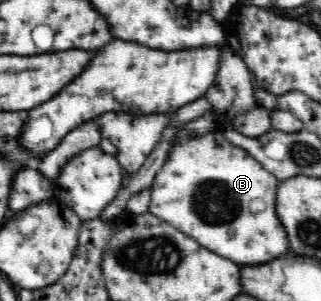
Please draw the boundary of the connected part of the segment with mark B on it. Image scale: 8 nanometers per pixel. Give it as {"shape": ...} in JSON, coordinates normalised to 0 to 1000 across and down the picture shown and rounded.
{"shape":[[[688,425],[657,429],[636,445],[564,458],[523,495],[517,532],[492,561],[467,621],[464,704],[595,787],[595,797],[614,801],[639,827],[738,880],[813,884],[907,834],[894,767],[863,718],[860,635],[875,611],[807,535],[701,458]]]}

